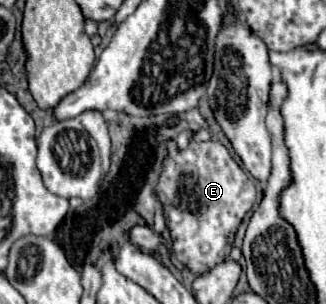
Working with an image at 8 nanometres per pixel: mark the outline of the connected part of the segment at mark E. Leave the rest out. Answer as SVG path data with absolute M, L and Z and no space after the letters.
M169 139L155 195L161 201L173 239L173 255L193 275L203 275L229 259L229 239L239 229L243 215L253 207L257 189L255 179L235 163L229 149L219 141L193 141L183 151L175 139Z

